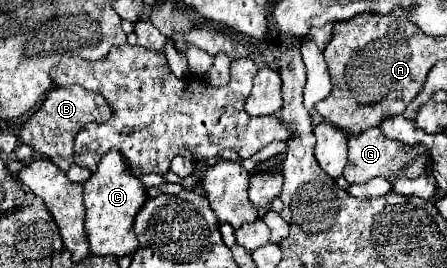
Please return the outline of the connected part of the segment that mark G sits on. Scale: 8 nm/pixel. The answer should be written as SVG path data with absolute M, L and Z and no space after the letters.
M368 129L362 131L358 137L348 137L348 163L344 167L344 177L348 183L366 183L368 179L376 175L392 175L396 173L402 165L406 165L410 159L423 154L427 148L424 145L409 146L392 141L382 131L378 129Z

